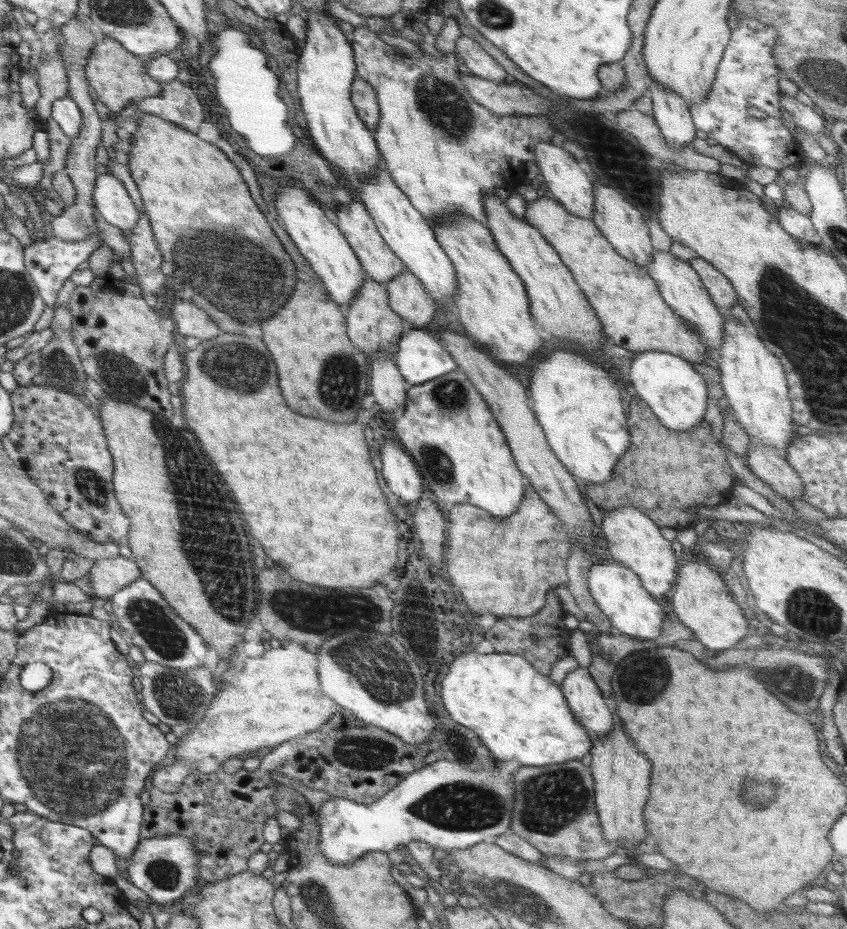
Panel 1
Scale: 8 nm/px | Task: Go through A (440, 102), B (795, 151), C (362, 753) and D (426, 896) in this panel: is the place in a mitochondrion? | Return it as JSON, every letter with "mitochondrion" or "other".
{"A":"mitochondrion","B":"other","C":"mitochondrion","D":"other"}

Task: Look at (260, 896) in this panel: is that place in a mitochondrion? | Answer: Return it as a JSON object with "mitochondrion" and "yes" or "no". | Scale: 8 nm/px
{"mitochondrion":"no"}

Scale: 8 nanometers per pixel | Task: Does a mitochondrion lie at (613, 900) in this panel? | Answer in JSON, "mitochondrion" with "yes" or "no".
{"mitochondrion":"no"}

